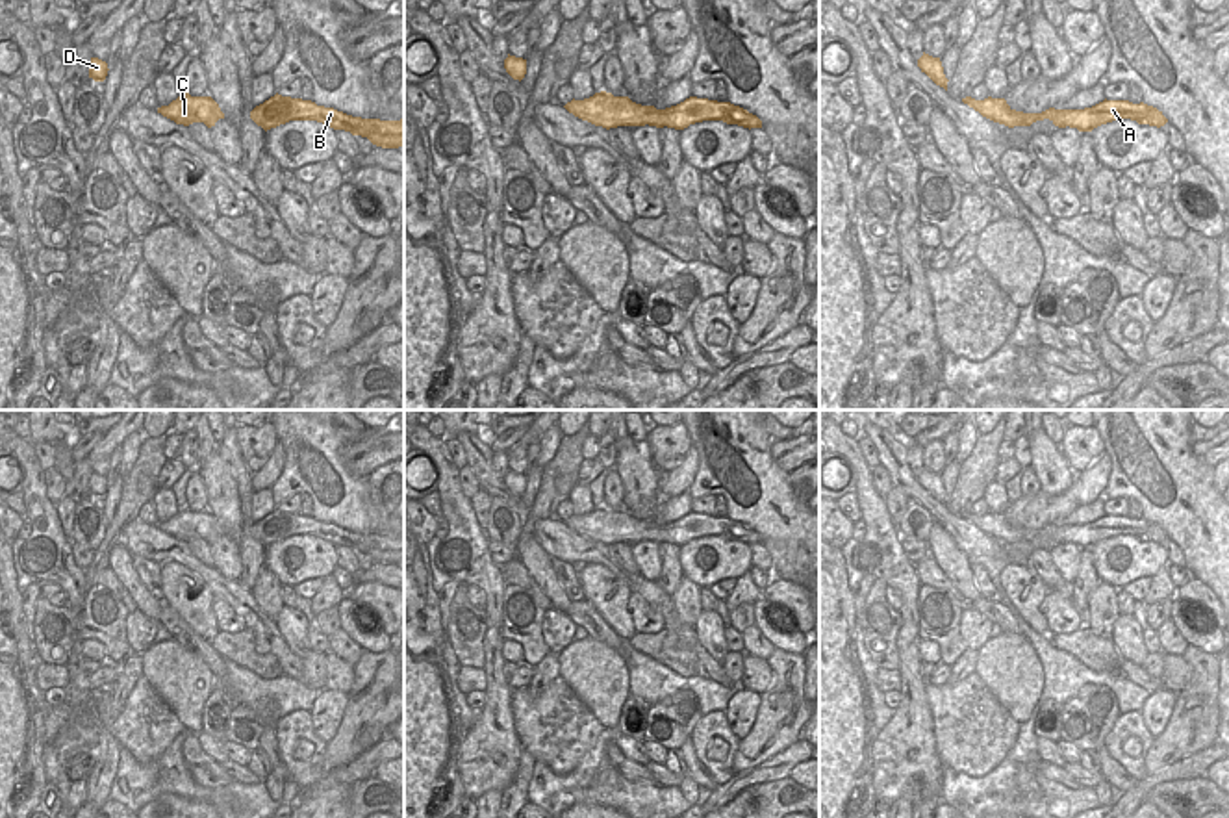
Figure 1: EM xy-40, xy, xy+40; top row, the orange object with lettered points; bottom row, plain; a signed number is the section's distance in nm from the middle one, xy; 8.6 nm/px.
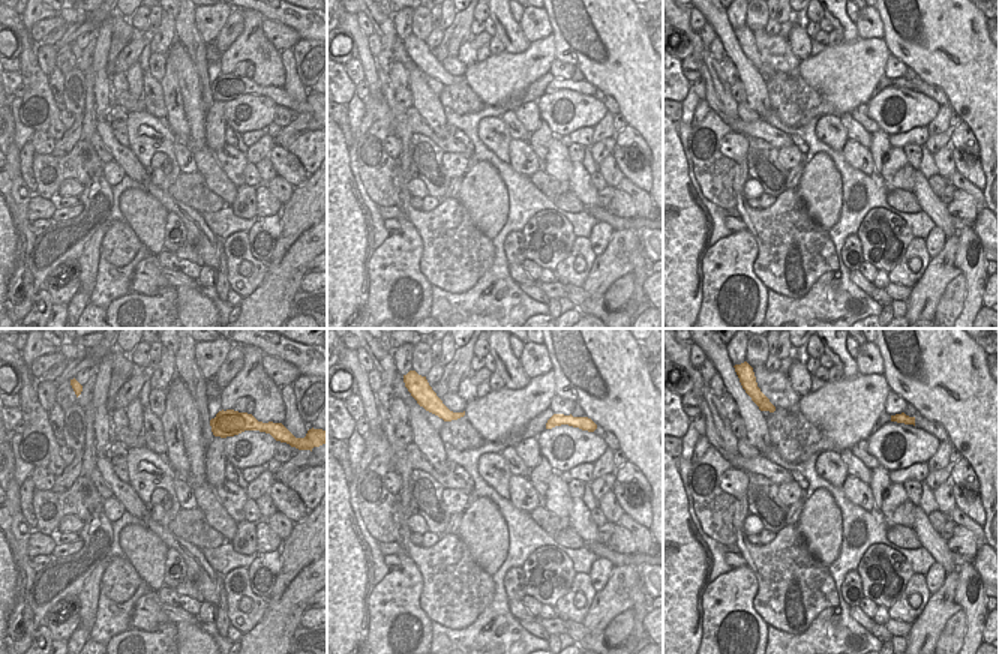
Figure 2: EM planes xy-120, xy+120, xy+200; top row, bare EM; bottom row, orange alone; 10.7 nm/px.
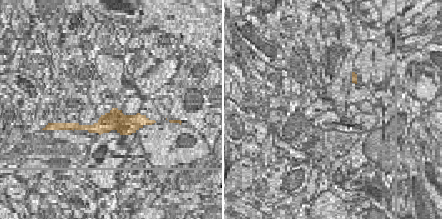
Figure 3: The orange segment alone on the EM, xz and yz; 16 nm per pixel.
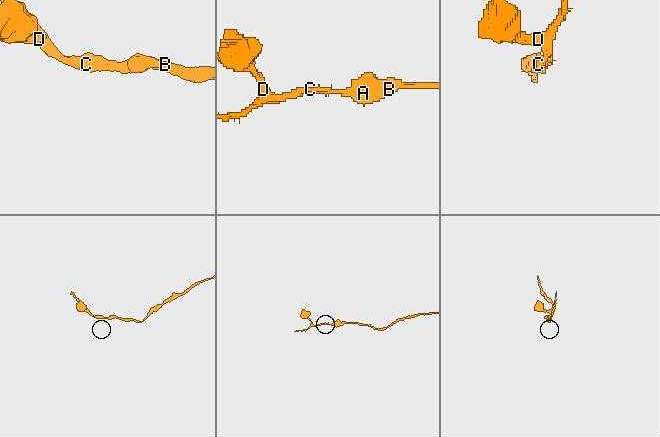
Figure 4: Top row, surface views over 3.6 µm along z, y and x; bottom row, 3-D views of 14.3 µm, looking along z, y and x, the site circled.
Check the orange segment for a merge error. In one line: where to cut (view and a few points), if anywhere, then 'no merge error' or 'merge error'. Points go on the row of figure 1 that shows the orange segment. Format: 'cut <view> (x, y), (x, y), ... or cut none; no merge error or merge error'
cut none; no merge error

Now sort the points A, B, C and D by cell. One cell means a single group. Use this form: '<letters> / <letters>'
A B C D

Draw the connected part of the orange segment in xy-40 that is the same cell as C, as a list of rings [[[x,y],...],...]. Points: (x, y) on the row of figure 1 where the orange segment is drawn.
[[[189,93],[180,95],[169,106],[158,108],[158,113],[184,126],[204,122],[211,128],[219,119],[224,119],[224,113],[211,96],[191,96]]]

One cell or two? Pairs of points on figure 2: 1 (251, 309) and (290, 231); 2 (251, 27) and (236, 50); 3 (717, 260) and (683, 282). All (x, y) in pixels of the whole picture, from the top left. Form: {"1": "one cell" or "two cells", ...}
{"1": "two cells", "2": "one cell", "3": "two cells"}

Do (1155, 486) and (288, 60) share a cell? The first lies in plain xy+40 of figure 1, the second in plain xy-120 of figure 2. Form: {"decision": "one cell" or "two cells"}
{"decision": "two cells"}

